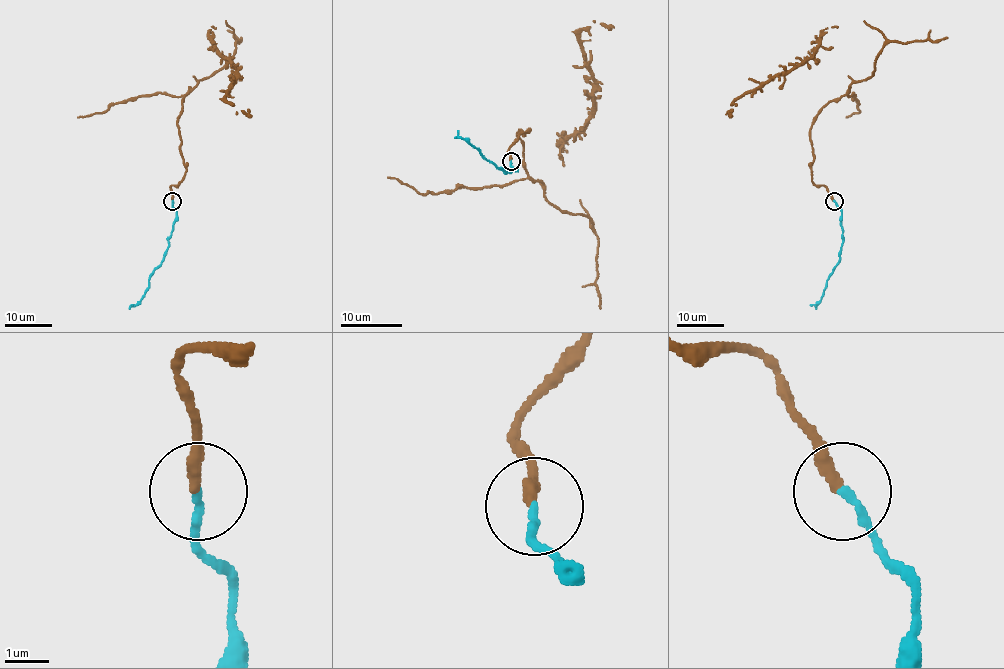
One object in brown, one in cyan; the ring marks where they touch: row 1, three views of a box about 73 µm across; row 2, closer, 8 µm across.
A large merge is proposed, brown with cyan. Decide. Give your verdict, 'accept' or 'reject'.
accept

